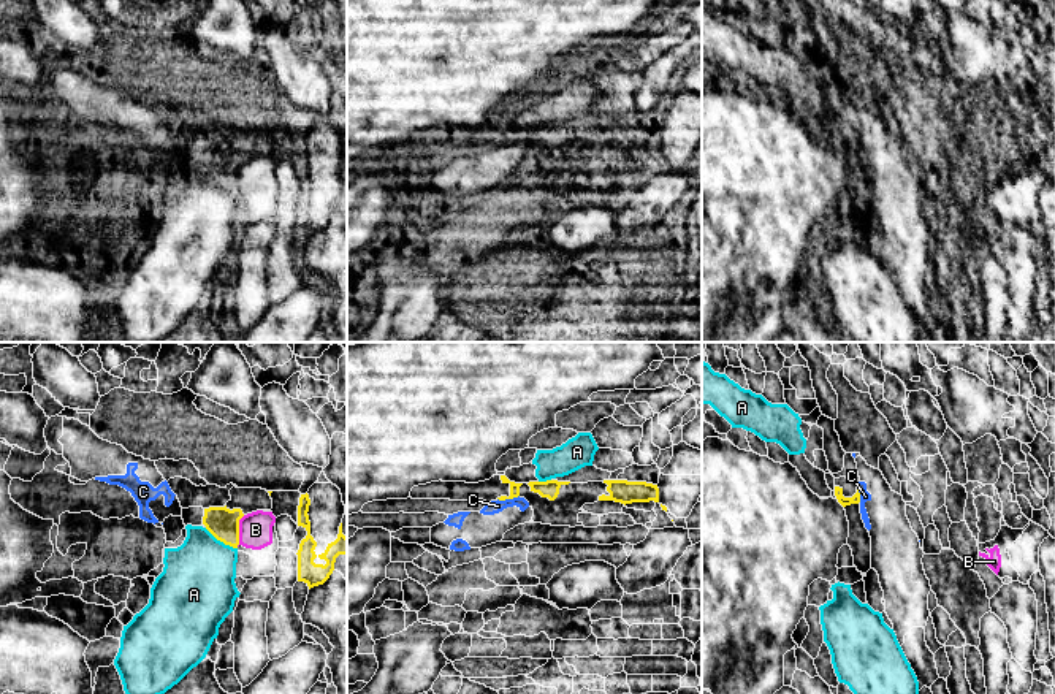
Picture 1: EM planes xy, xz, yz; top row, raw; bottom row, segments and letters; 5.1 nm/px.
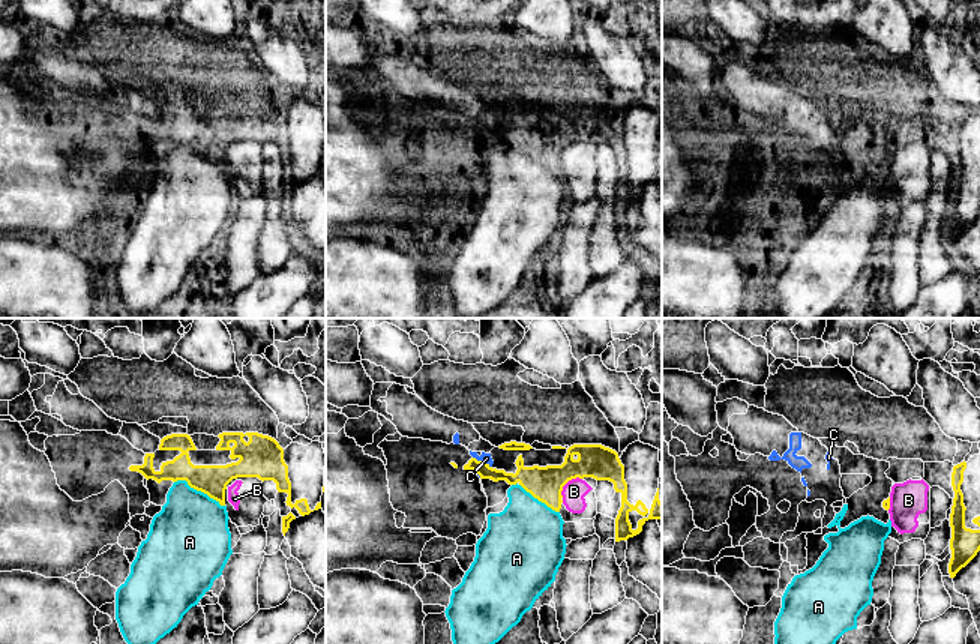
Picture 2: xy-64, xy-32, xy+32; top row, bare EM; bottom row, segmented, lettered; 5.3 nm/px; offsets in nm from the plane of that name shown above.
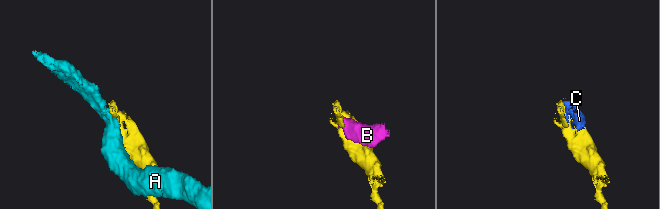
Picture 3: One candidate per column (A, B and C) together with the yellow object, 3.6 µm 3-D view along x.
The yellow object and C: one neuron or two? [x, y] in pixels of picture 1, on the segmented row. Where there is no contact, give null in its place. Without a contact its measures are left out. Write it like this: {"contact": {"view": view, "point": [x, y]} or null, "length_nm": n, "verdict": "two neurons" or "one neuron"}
{"contact": {"view": "xz", "point": [507, 498]}, "length_nm": 110, "verdict": "two neurons"}

